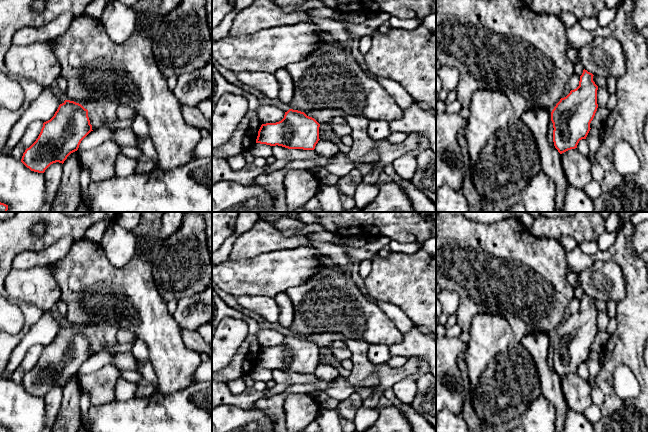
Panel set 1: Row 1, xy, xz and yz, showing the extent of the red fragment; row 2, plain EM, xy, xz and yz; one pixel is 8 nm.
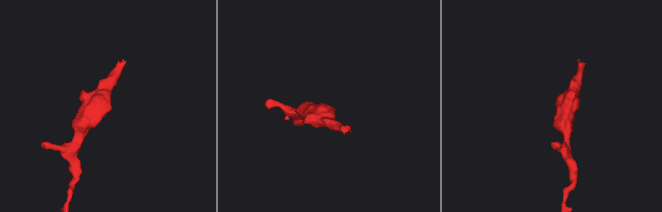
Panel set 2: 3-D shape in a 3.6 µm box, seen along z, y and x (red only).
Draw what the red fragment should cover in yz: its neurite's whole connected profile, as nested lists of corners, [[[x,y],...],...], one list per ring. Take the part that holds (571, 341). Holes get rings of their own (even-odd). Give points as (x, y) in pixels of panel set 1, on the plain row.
[[[584,293],[580,300],[579,310],[576,313],[571,314],[566,321],[561,322],[551,336],[551,345],[554,352],[553,366],[560,378],[577,372],[579,365],[586,363],[591,353],[590,347],[598,332],[598,310],[593,305],[593,300],[592,297]]]

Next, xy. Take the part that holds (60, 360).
[[[65,324],[54,340],[43,347],[38,362],[25,374],[21,386],[31,395],[44,397],[53,387],[63,388],[91,355],[88,334]]]

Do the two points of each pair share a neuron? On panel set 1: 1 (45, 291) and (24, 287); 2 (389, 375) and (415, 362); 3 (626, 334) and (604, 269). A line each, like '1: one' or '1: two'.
1: one
2: one
3: two

